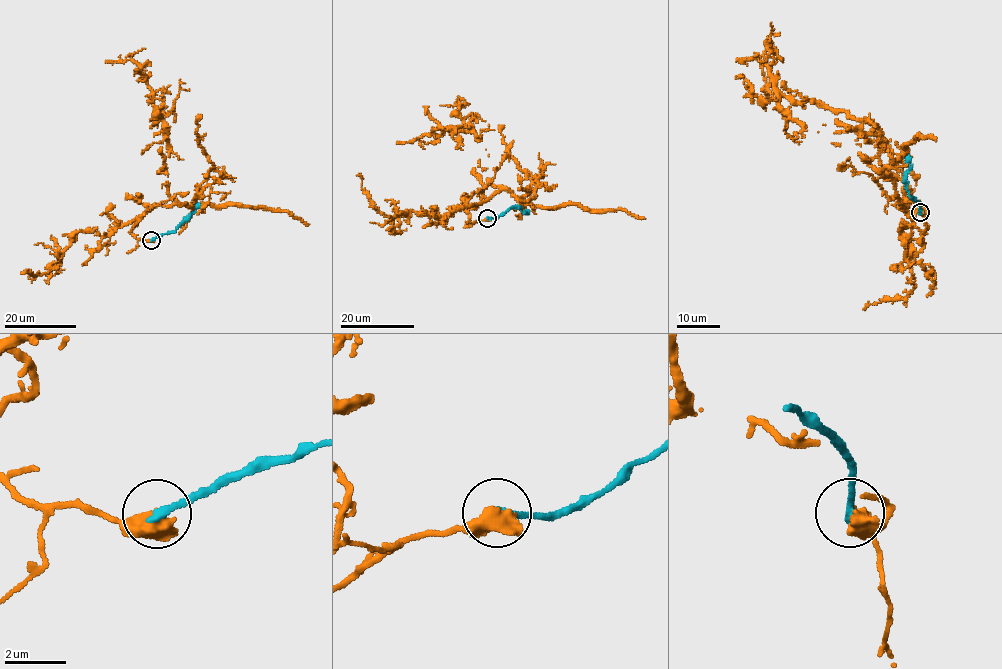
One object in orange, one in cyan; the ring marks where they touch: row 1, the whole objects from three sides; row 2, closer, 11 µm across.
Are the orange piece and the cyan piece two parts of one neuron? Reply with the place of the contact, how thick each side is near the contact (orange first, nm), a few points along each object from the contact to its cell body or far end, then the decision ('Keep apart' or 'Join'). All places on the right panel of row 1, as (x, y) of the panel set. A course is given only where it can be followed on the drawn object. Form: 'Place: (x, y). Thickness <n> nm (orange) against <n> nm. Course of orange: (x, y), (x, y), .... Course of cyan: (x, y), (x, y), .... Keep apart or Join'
Place: (920, 212). Thickness 700 nm (orange) against 240 nm. Course of orange: (920, 212), (859, 152), (866, 139), (836, 124), (805, 131), (782, 110), (764, 56), (772, 22). Course of cyan: (920, 212), (918, 202), (909, 194), (908, 155). Keep apart

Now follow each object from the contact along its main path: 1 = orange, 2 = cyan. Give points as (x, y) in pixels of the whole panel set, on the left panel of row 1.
1: (151, 240), (132, 235), (134, 220), (176, 202), (161, 151), (175, 154), (151, 88), (126, 59), (145, 48)
2: (151, 240), (176, 229), (199, 203)

